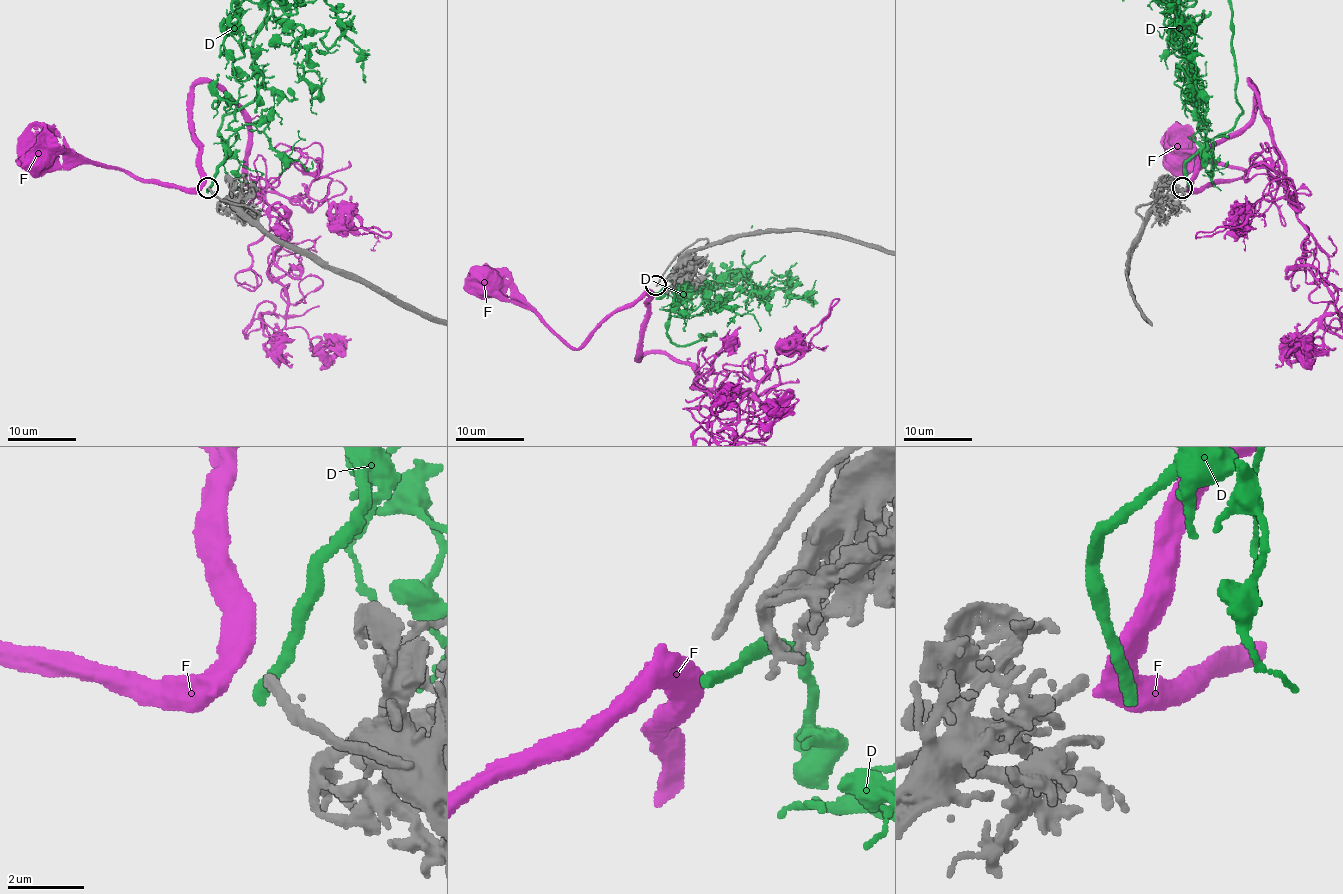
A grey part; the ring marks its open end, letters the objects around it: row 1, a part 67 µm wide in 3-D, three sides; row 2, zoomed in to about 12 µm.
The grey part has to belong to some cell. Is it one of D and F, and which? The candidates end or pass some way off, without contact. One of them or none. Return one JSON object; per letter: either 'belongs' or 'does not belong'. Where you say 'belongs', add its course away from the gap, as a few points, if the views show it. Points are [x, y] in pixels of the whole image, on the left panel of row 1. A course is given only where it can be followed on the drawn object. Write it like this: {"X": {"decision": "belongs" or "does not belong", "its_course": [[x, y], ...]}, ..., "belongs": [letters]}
{"D": {"decision": "does not belong"}, "F": {"decision": "does not belong"}, "belongs": []}

